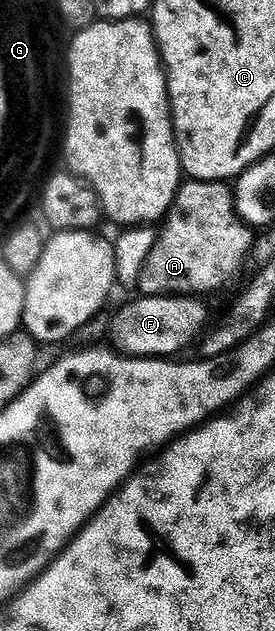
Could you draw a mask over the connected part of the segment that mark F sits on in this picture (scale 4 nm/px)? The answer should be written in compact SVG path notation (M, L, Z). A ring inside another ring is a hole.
M166 294L163 297L137 297L128 303L112 319L112 339L115 350L129 357L155 359L176 357L179 351L195 344L205 330L204 322L208 311L196 297L177 297Z

